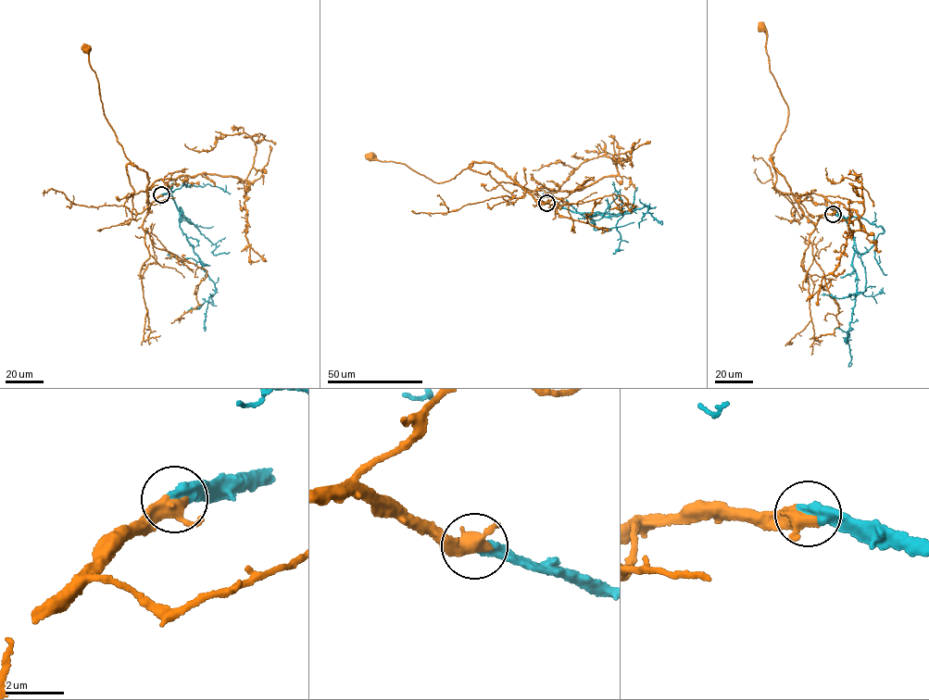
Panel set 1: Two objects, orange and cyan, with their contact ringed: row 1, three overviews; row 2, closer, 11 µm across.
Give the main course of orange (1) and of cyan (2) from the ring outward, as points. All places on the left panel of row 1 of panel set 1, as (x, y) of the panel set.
1: (161, 194), (147, 213), (148, 175), (125, 156), (106, 118), (86, 48)
2: (161, 194), (172, 196), (179, 212), (180, 228), (215, 285), (204, 327)

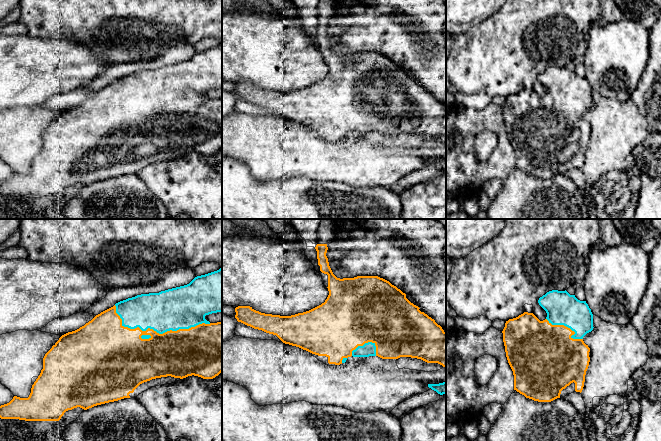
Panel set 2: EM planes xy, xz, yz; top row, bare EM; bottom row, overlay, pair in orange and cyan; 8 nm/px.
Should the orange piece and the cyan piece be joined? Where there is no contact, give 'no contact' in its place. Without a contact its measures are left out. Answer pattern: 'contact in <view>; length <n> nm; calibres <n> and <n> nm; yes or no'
contact in xy; length 800 nm; calibres 380 and 340 nm; yes

